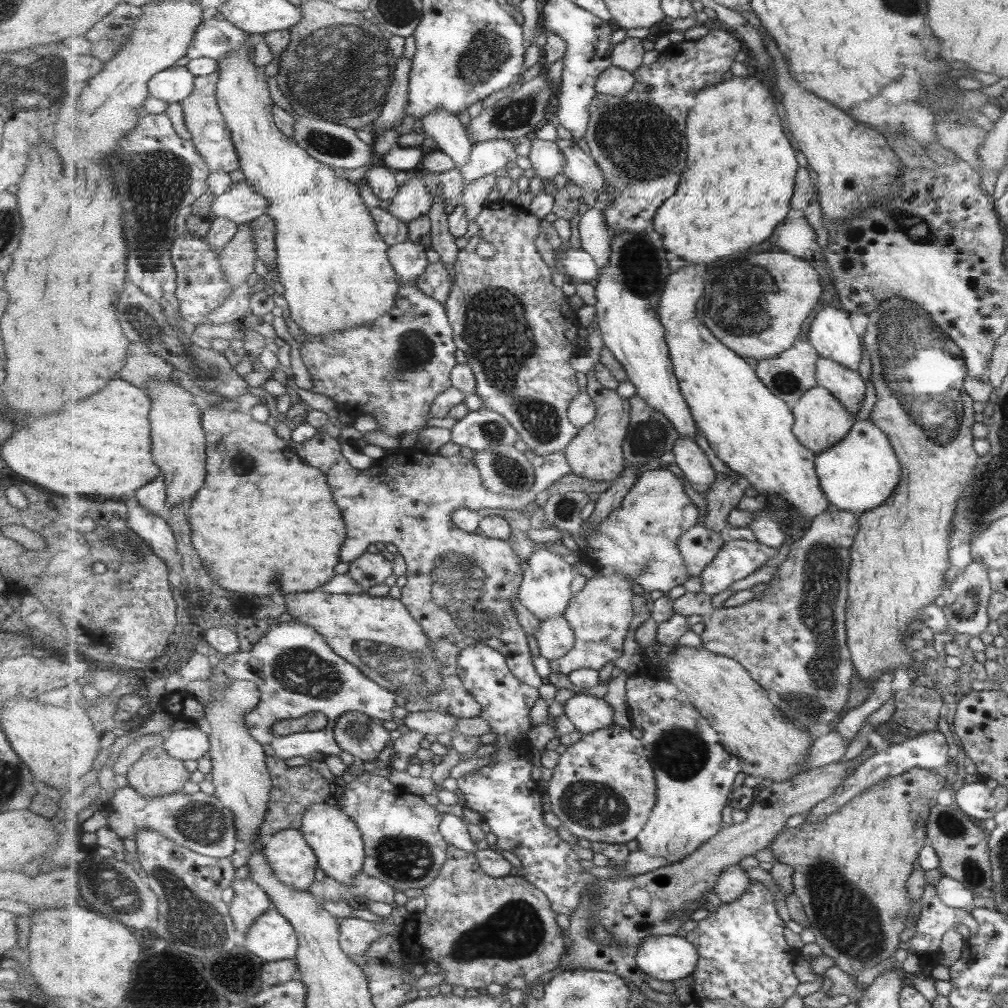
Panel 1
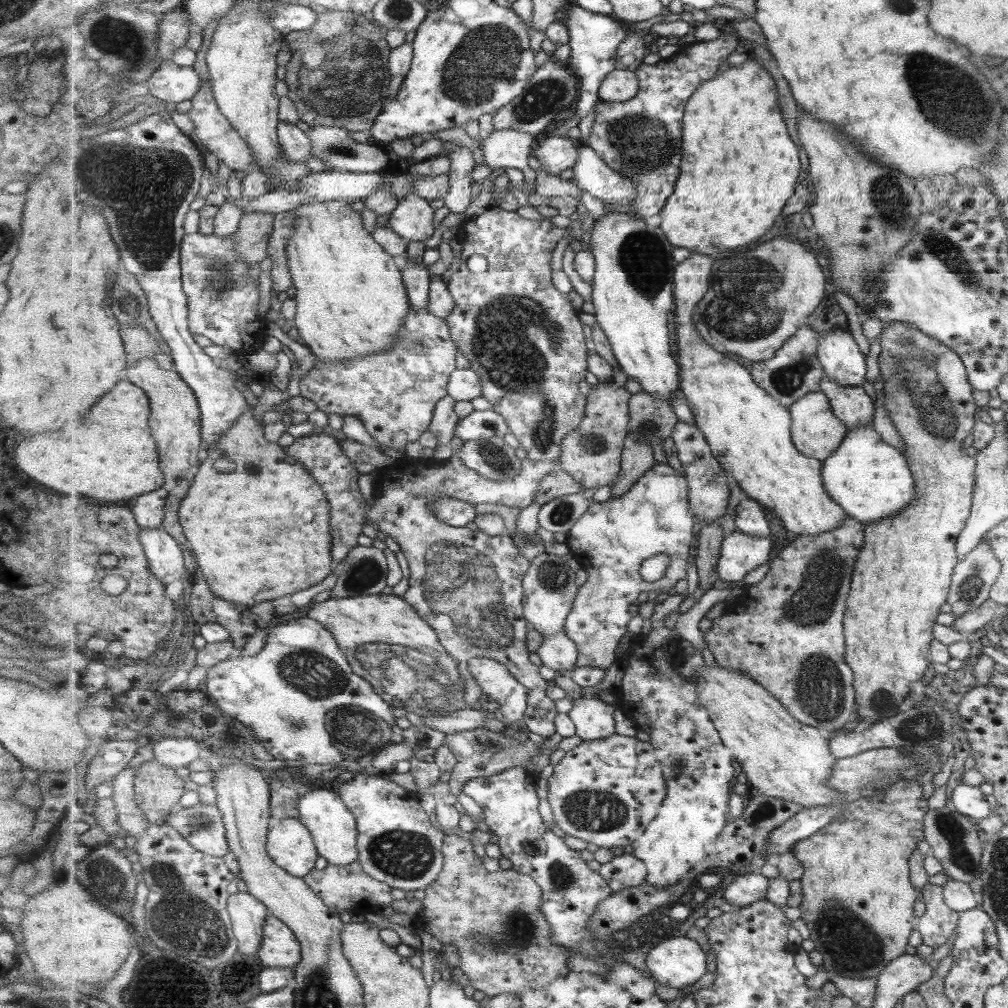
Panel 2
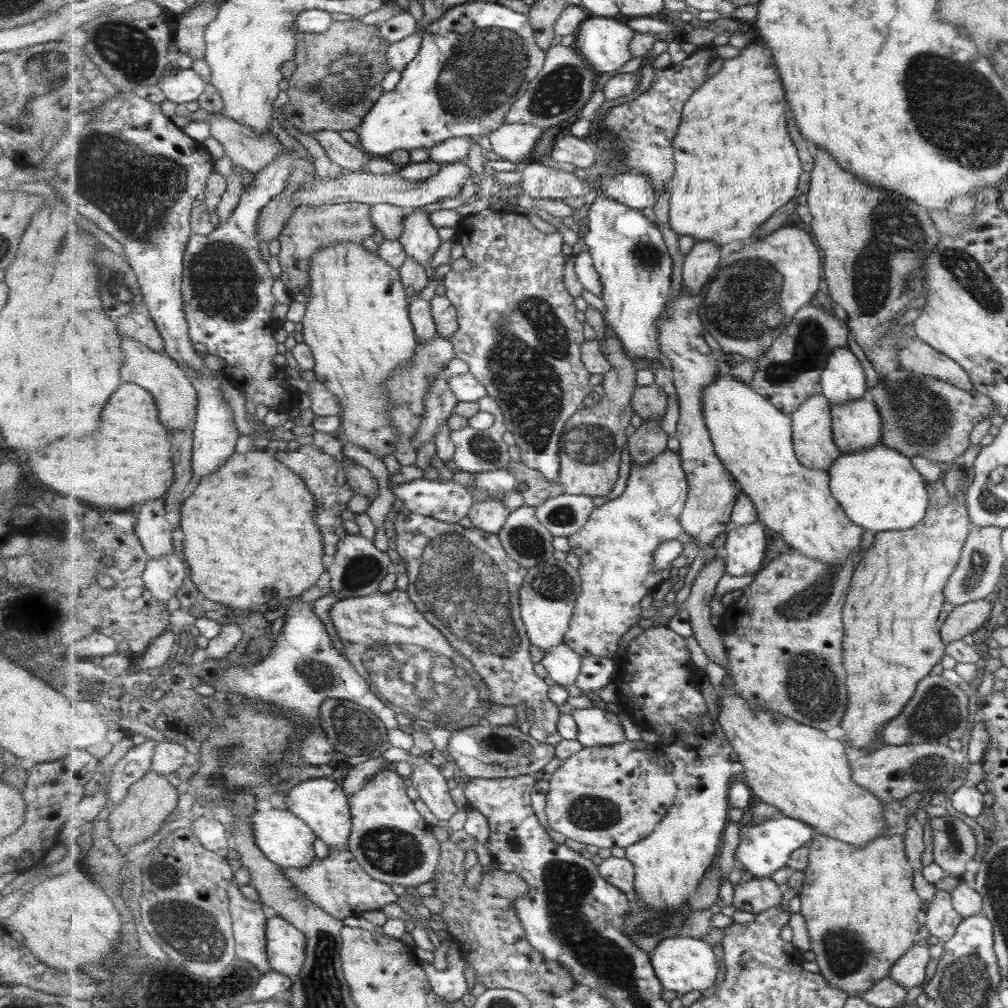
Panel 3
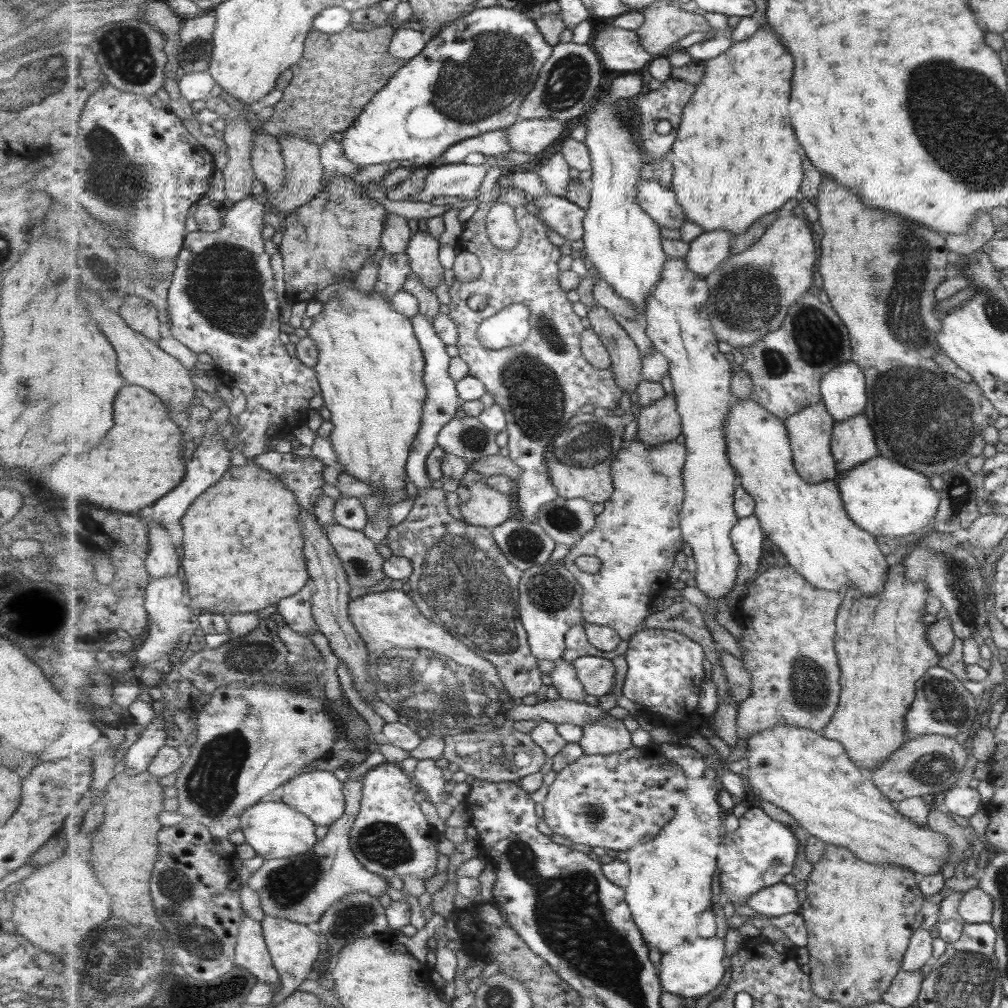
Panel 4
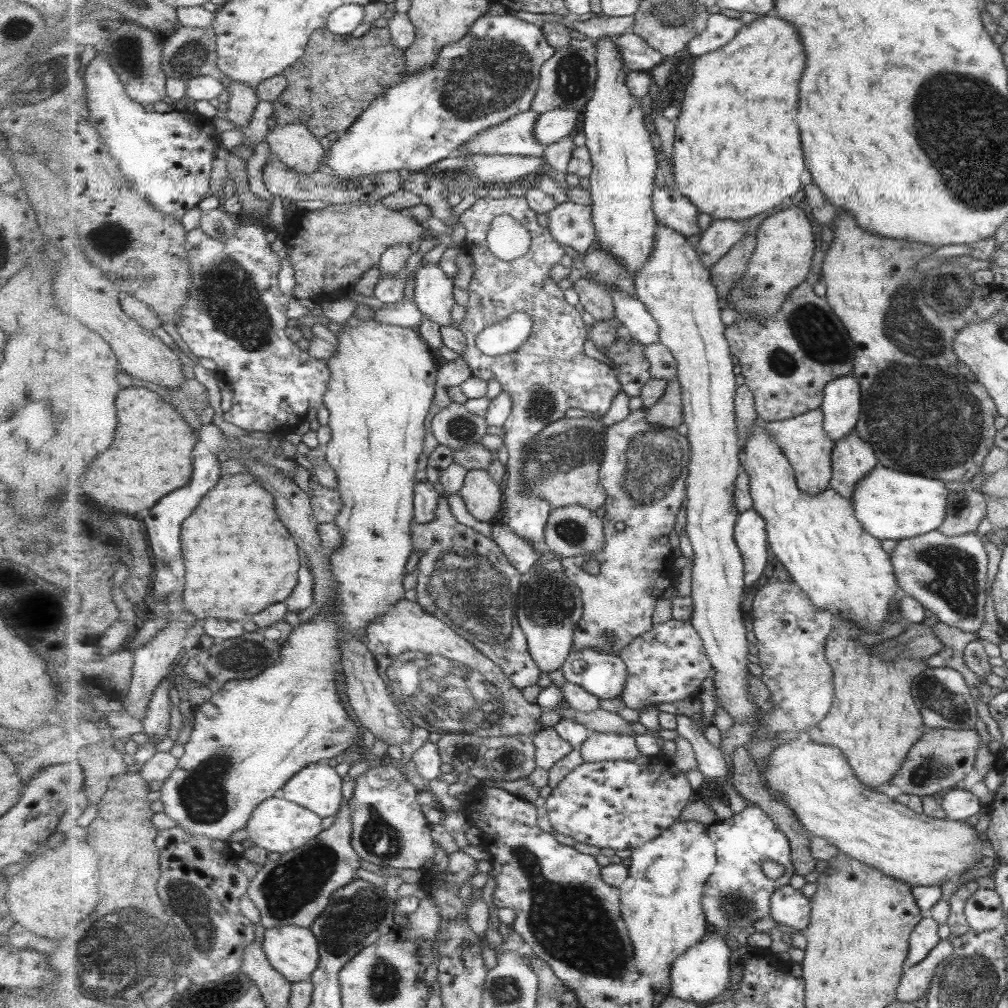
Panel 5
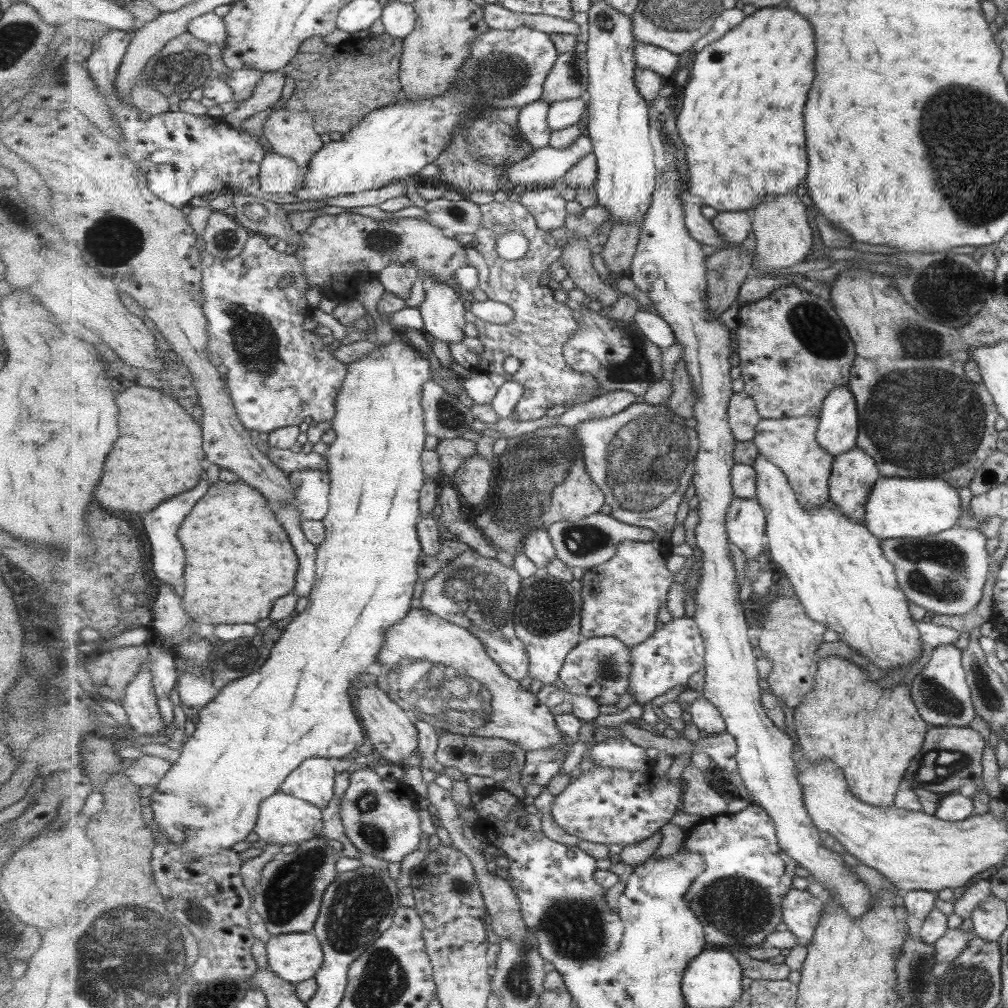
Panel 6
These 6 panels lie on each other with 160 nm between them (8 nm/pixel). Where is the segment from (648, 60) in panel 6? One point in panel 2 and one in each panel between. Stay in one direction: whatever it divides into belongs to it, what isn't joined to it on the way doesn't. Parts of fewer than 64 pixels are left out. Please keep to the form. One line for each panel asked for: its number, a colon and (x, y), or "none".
2: (596, 38)
3: (606, 43)
4: (621, 50)
5: (639, 55)

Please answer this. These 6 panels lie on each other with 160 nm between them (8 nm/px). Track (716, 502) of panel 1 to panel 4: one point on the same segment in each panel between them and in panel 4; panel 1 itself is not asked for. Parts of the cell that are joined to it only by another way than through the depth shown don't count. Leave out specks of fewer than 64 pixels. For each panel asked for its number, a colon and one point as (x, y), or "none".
2: (711, 537)
3: (698, 605)
4: (739, 676)

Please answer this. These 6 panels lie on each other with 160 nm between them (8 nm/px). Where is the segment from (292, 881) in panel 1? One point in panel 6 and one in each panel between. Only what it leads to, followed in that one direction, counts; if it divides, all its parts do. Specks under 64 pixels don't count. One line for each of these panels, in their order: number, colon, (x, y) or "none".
2: (291, 844)
3: (286, 839)
4: (274, 829)
5: (278, 825)
6: (284, 819)

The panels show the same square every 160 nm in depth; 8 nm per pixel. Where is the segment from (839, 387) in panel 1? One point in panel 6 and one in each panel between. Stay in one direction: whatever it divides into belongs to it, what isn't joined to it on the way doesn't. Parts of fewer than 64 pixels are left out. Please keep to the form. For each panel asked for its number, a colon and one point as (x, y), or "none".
2: (853, 405)
3: (857, 424)
4: (853, 443)
5: (853, 458)
6: (854, 474)

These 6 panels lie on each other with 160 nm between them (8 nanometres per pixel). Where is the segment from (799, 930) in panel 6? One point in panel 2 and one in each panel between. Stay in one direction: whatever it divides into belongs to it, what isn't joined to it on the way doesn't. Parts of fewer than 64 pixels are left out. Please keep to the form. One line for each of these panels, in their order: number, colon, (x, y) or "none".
2: (751, 887)
3: (757, 895)
4: (778, 900)
5: (791, 907)

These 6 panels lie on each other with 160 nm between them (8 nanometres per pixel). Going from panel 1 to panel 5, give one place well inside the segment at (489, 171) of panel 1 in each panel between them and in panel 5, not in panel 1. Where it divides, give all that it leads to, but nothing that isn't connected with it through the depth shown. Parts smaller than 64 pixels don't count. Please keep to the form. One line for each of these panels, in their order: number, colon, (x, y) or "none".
2: (502, 149)
3: (513, 142)
4: (533, 137)
5: (551, 127)

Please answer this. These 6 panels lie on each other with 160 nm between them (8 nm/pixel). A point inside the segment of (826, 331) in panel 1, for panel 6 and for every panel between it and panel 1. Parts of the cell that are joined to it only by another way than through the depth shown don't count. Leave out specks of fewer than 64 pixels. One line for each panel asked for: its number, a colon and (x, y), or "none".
2: (839, 353)
3: (844, 380)
4: (844, 391)
5: (842, 406)
6: (838, 432)

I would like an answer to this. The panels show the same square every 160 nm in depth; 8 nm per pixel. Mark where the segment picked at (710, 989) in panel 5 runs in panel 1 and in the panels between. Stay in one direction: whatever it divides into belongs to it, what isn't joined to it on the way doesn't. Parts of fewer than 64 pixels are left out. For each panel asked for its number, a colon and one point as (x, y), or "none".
1: (670, 958)
2: (679, 962)
3: (684, 964)
4: (692, 969)

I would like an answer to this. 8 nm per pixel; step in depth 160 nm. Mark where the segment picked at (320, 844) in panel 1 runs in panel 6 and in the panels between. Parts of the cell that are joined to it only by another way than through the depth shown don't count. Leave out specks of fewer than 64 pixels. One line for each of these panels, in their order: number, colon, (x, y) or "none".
2: (323, 811)
3: (322, 803)
4: (319, 794)
5: (318, 787)
6: (314, 781)

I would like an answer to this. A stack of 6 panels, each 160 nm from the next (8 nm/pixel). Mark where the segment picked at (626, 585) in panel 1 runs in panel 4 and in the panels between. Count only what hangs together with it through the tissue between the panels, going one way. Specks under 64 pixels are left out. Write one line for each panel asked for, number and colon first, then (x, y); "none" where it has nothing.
2: (611, 541)
3: (617, 548)
4: (636, 538)

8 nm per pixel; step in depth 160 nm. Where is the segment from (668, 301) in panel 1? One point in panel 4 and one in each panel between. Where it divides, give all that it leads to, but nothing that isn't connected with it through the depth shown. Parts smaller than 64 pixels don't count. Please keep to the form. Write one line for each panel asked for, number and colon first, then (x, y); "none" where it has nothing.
2: (750, 431)
3: (755, 440)
4: (809, 523)

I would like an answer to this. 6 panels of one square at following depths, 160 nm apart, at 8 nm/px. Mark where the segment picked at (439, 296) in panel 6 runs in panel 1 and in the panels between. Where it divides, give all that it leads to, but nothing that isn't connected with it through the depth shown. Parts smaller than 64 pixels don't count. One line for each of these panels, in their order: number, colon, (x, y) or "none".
1: (414, 200)
2: (414, 219)
3: (420, 238)
4: (424, 251)
5: (435, 291)

